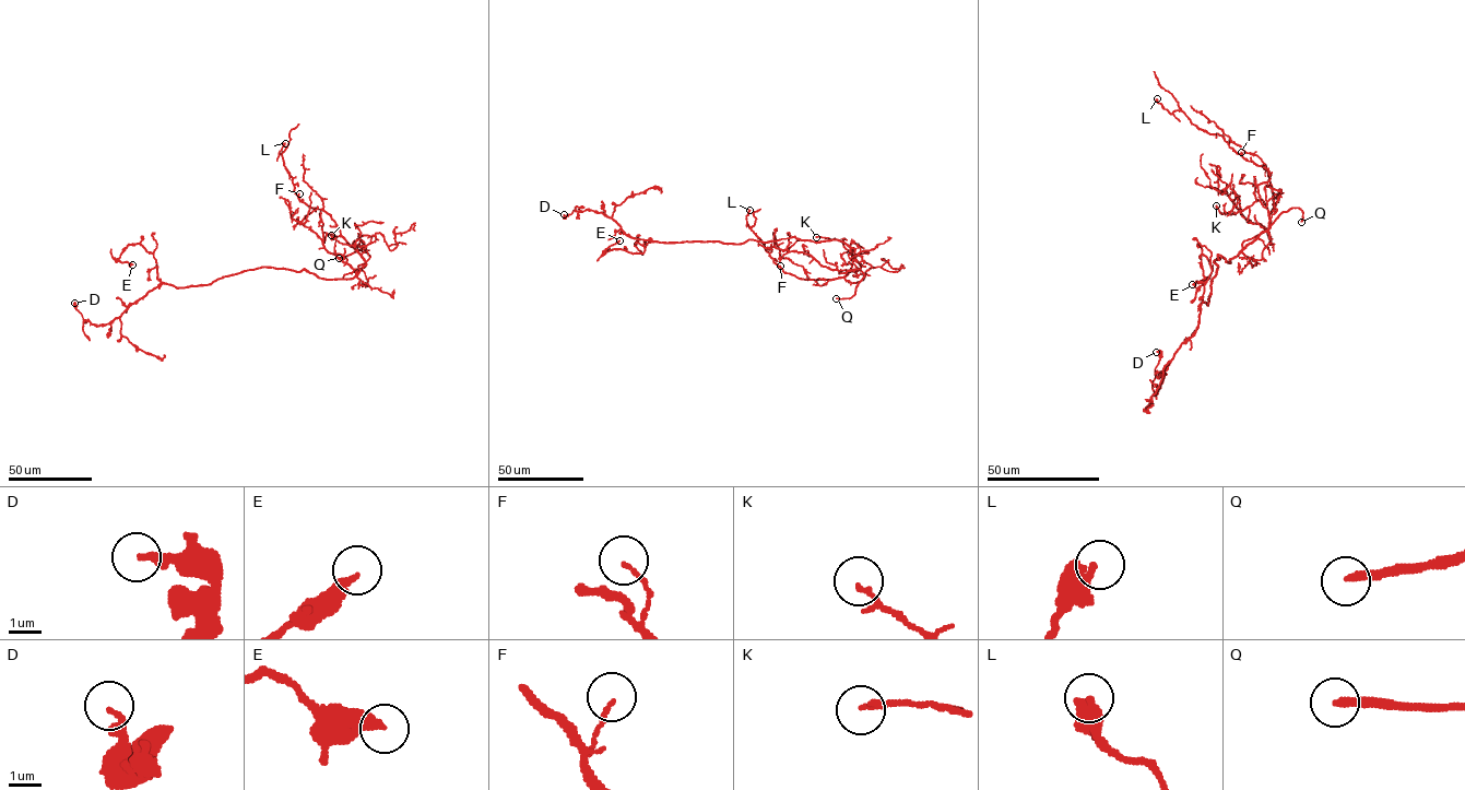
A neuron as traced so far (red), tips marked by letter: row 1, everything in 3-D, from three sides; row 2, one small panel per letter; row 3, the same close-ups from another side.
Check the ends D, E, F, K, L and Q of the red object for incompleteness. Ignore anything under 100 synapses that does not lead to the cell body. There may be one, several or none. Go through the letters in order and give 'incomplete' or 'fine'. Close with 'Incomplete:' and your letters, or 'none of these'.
D: fine
E: fine
F: fine
K: fine
L: fine
Q: incomplete
Incomplete: Q

